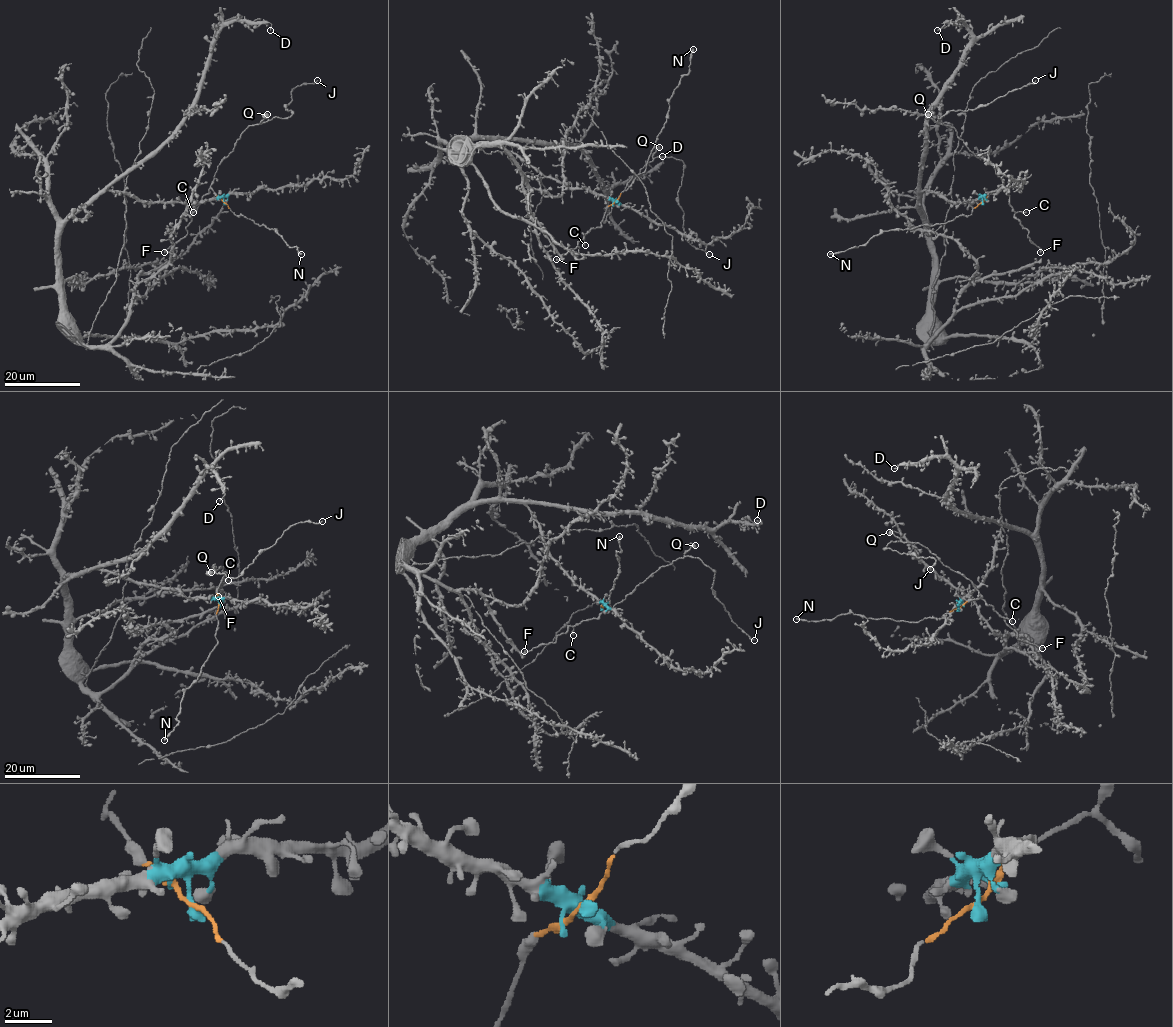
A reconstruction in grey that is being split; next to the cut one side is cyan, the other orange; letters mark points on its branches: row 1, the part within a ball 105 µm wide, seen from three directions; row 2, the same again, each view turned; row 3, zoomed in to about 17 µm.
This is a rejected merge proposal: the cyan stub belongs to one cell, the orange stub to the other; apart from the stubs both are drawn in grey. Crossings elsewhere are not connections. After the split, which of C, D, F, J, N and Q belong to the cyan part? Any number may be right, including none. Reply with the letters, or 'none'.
D

